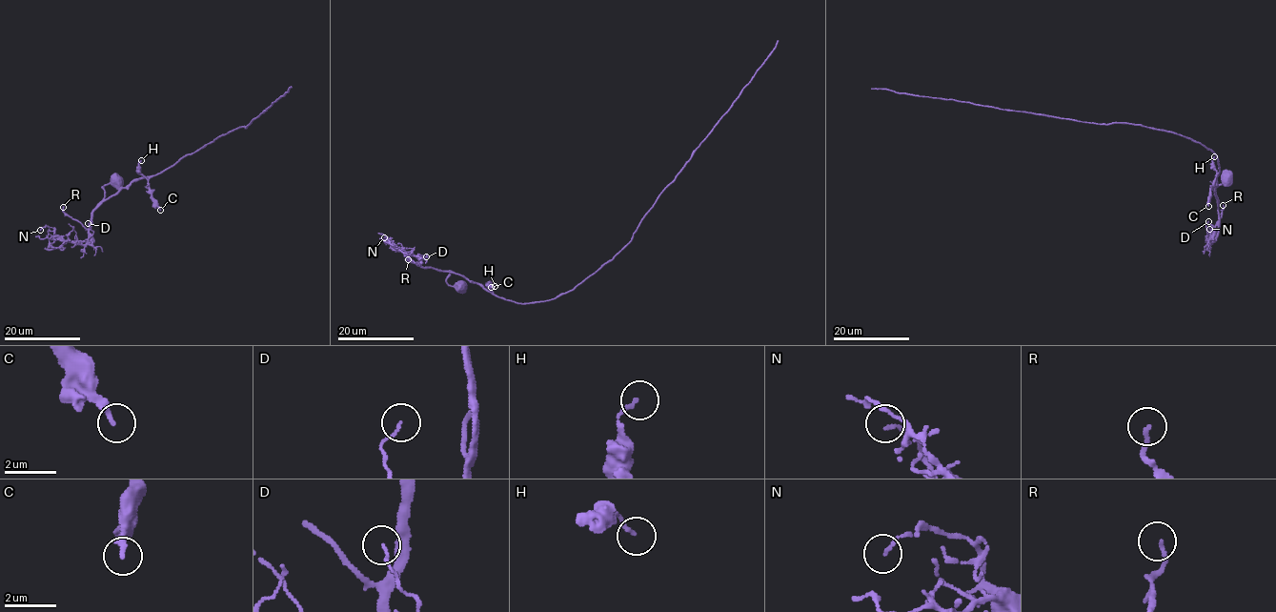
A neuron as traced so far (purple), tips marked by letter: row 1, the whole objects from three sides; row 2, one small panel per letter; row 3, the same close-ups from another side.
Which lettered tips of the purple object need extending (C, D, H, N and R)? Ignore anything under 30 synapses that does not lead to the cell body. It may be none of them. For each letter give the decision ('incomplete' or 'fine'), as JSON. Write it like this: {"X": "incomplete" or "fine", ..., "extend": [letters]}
{"C": "fine", "D": "fine", "H": "fine", "N": "fine", "R": "fine", "extend": []}

